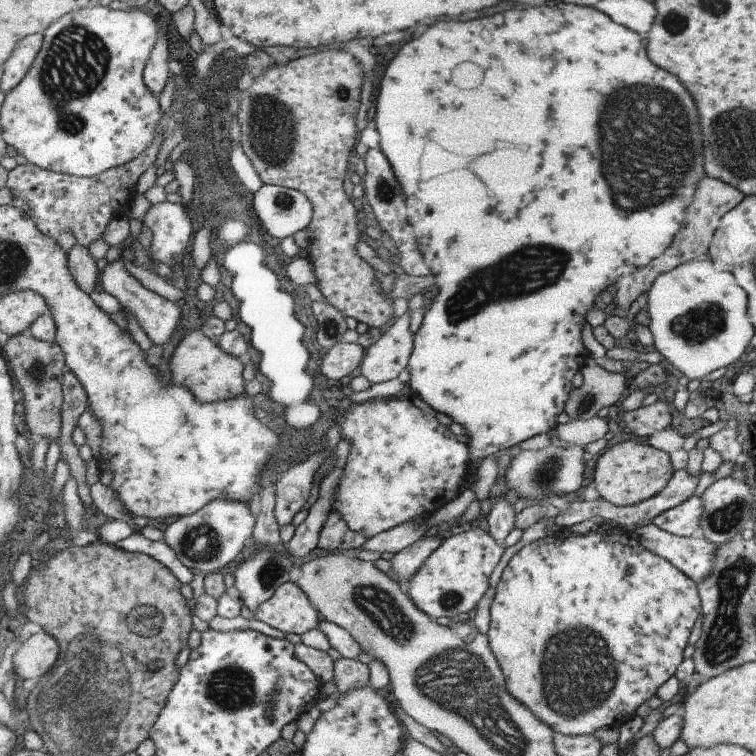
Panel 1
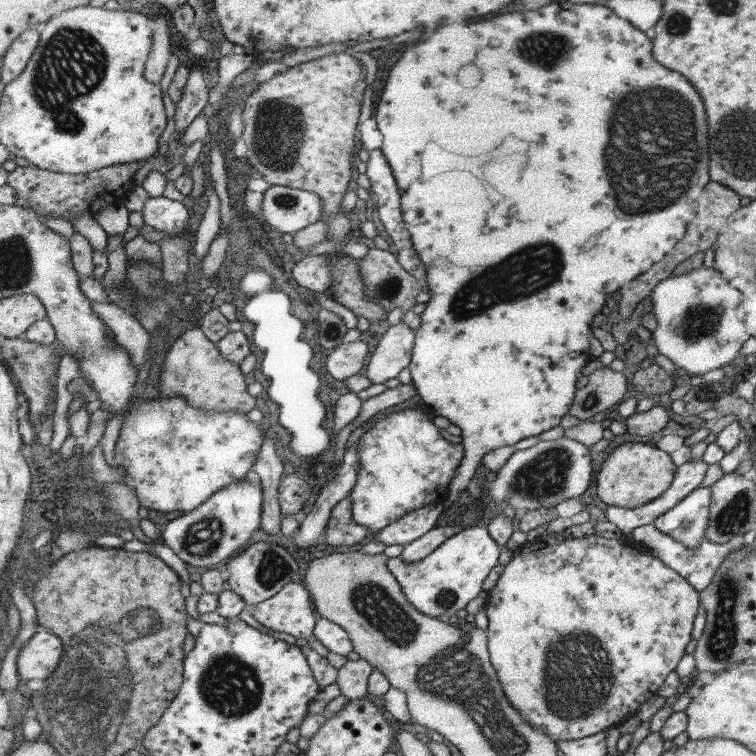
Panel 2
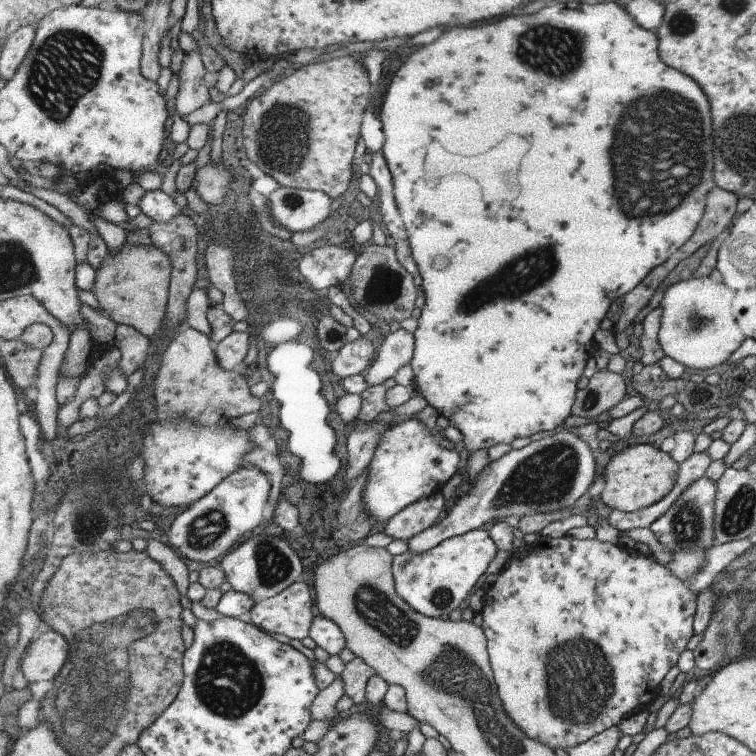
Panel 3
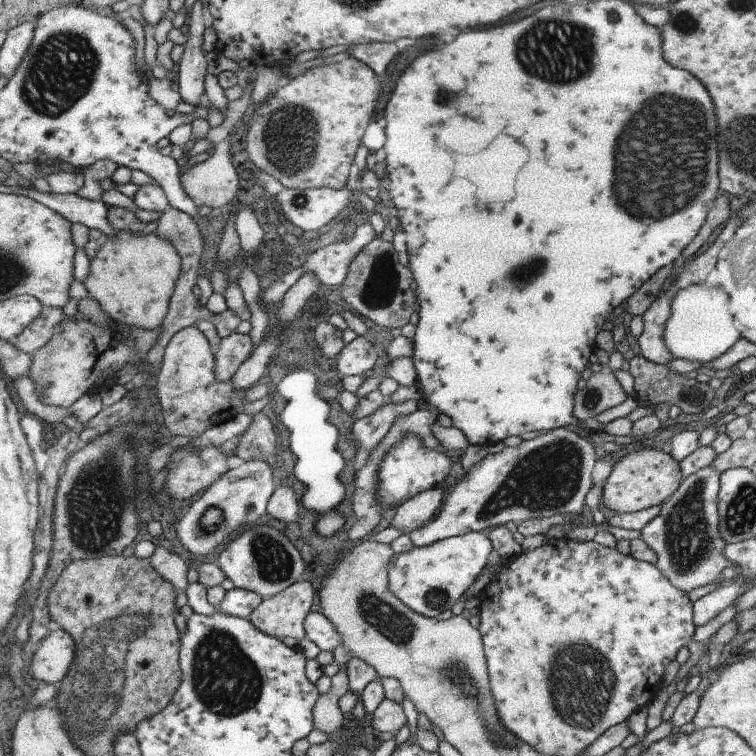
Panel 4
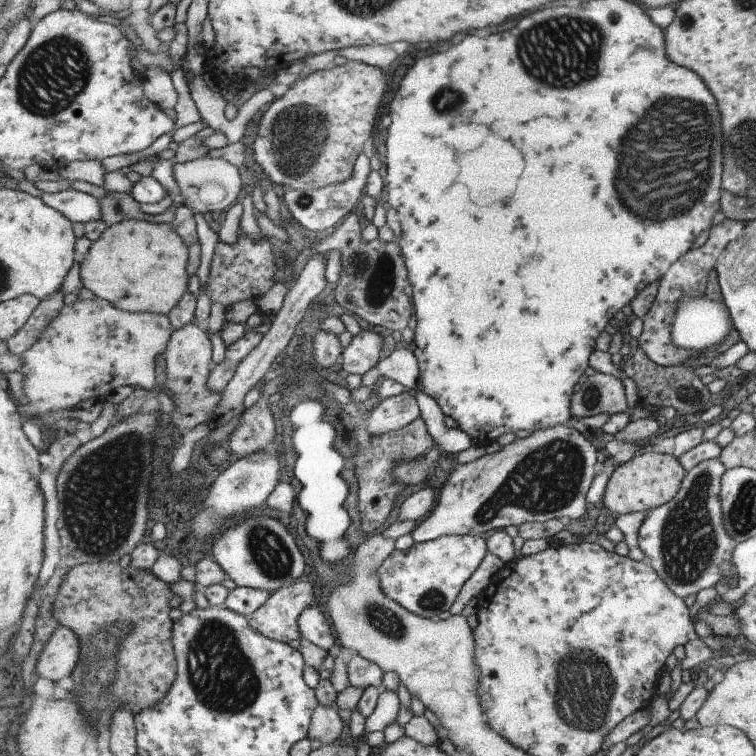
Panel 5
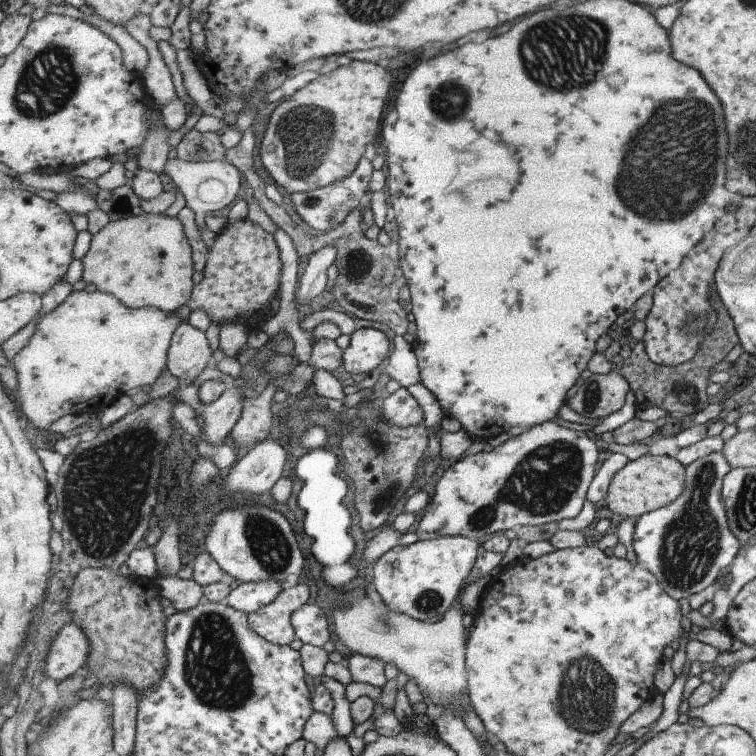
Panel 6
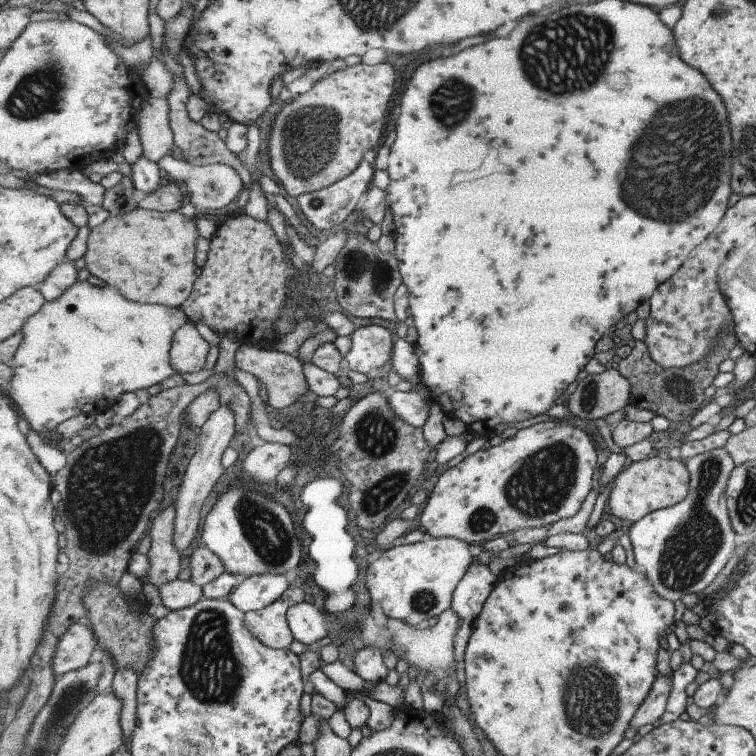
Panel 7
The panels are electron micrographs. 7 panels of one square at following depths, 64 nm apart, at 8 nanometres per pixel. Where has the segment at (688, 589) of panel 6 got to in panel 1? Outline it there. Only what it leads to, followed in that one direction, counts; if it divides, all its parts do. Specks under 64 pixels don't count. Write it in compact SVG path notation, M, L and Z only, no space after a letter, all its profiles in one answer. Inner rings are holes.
M691 495L681 504L656 516L652 522L672 535L677 535L678 537L697 537L700 528L699 519L702 512L703 503L701 496Z

